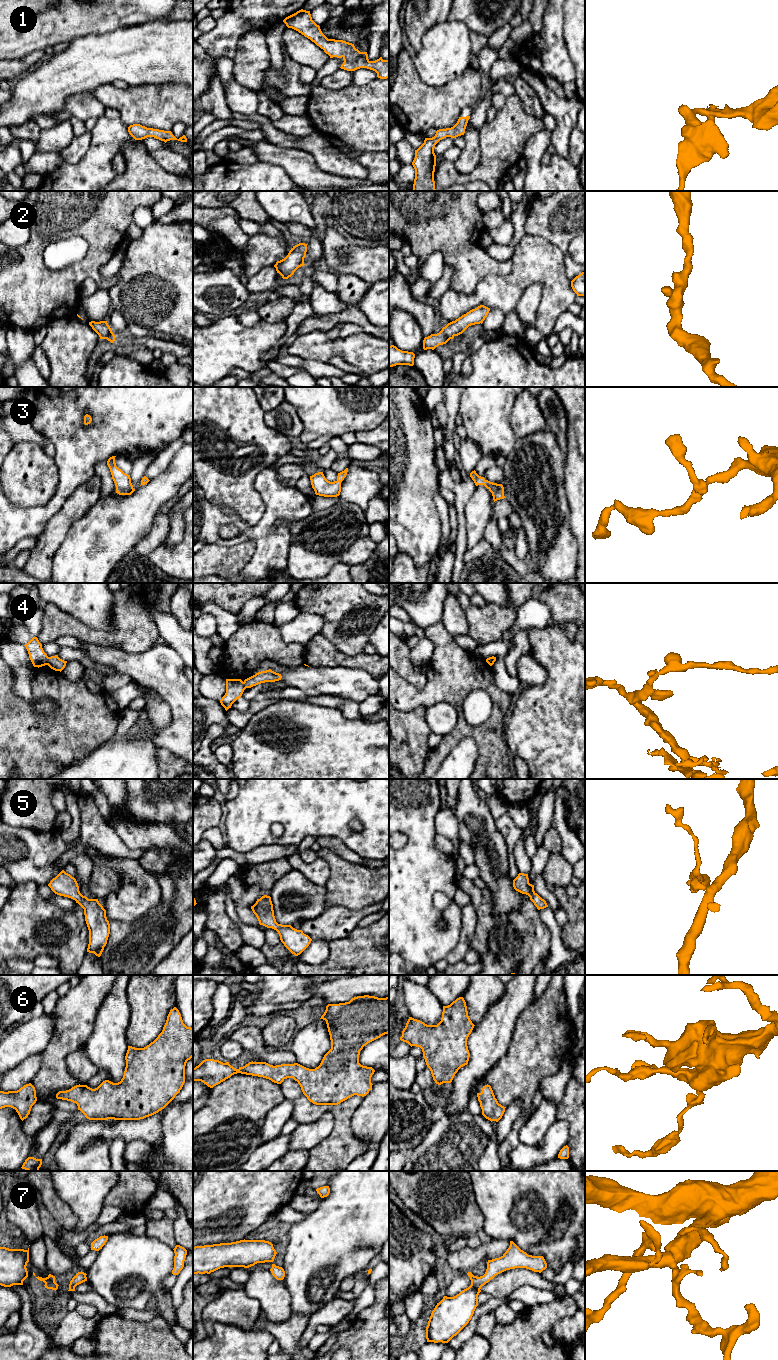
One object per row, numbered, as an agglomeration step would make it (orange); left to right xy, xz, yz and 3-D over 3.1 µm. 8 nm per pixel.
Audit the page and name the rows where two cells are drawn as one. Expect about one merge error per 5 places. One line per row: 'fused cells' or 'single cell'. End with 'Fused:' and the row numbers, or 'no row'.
1: single cell
2: single cell
3: single cell
4: fused cells
5: single cell
6: single cell
7: single cell
Fused: 4

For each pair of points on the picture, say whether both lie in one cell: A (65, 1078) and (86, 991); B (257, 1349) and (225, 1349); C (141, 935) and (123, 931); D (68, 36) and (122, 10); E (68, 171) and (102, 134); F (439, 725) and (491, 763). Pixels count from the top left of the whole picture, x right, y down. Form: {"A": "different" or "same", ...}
{"A": "same", "B": "same", "C": "same", "D": "same", "E": "same", "F": "different"}

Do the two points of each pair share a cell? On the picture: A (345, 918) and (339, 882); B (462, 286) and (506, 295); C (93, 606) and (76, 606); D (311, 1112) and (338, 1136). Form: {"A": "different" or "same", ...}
{"A": "different", "B": "different", "C": "same", "D": "same"}

